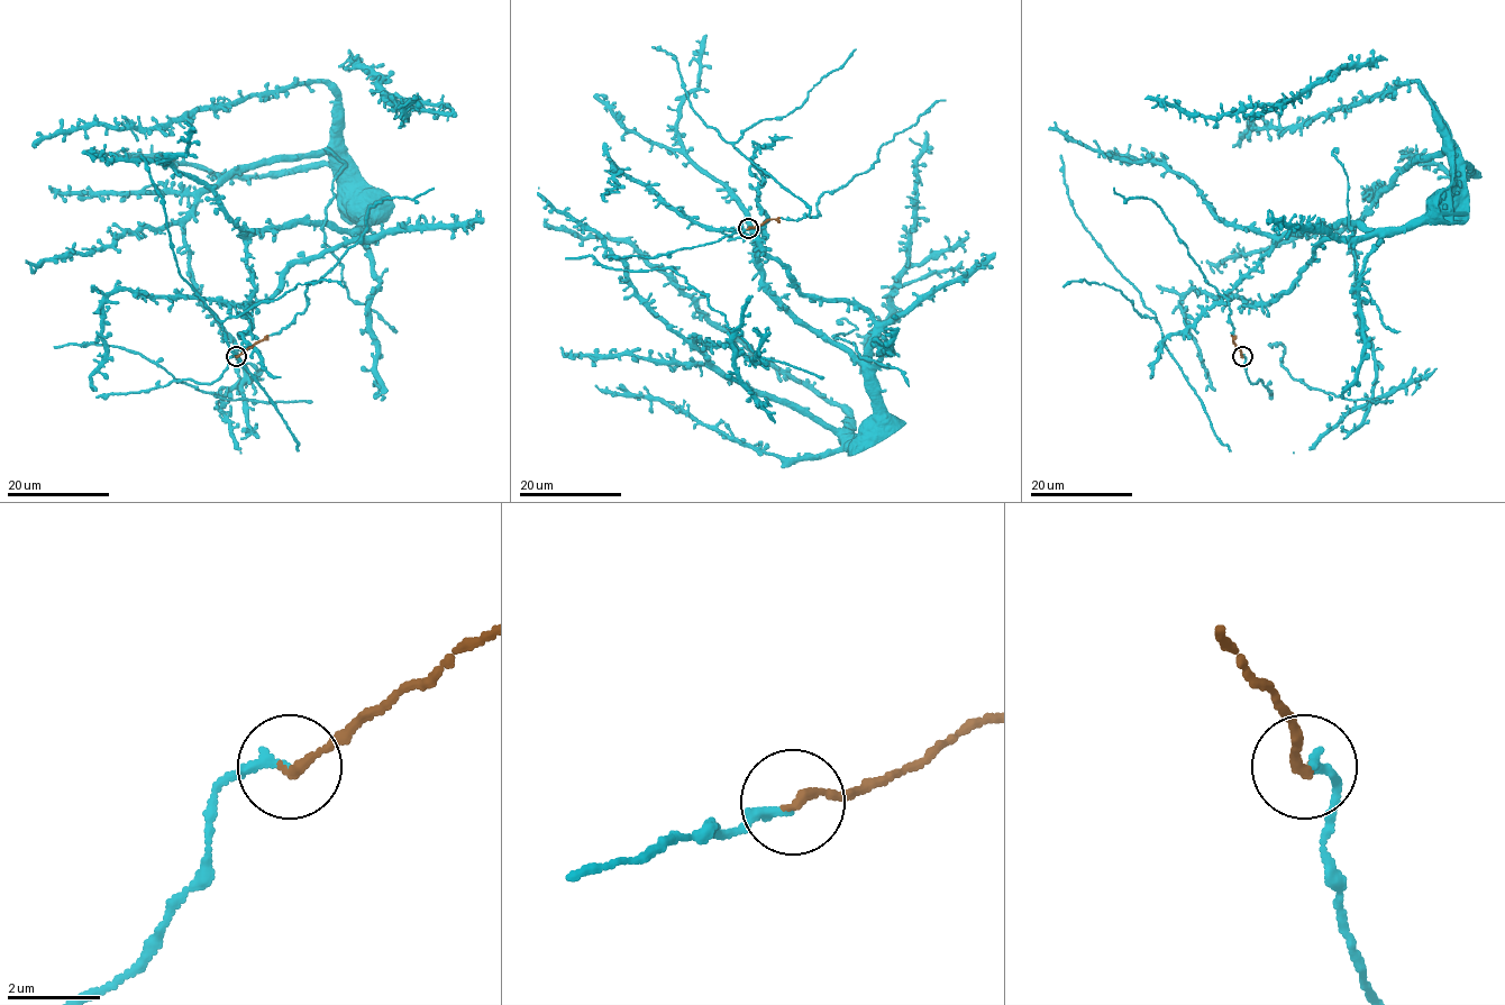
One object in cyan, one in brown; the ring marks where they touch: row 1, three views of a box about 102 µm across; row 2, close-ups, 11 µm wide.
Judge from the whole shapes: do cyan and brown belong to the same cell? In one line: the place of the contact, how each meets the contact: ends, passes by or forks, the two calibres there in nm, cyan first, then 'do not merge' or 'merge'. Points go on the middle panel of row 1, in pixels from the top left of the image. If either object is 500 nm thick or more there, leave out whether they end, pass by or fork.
(748, 228) | cyan ends | brown ends | 200/200 nm | merge

